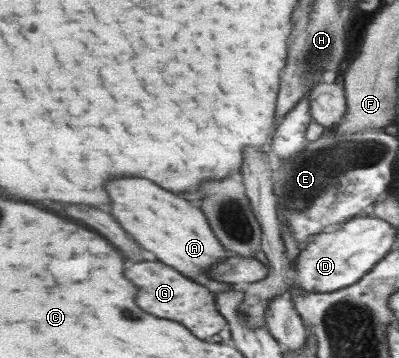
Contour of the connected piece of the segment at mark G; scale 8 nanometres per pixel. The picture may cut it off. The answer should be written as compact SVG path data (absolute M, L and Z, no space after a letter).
M163 262L135 264L127 270L127 276L131 276L131 282L139 288L139 308L151 312L153 316L181 322L201 340L208 340L229 325L226 317L215 308L215 302L218 302L215 292L211 292L210 288L198 281L185 278L183 274L175 272L175 268Z

